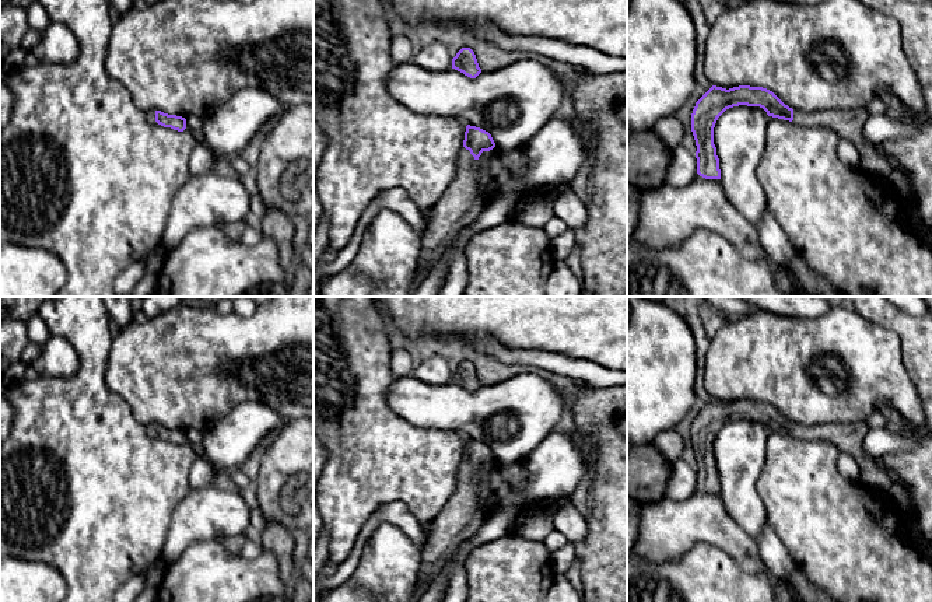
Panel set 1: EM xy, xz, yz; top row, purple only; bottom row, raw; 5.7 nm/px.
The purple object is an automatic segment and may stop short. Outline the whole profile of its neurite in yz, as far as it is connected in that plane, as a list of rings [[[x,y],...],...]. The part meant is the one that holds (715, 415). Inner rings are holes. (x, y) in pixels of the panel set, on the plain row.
[[[712,399],[697,416],[691,427],[691,445],[696,454],[697,487],[705,493],[721,493],[719,472],[714,458],[714,441],[729,421],[760,420],[768,430],[789,434],[799,440],[830,441],[840,452],[851,455],[861,470],[859,480],[868,487],[887,493],[896,477],[863,451],[863,438],[869,431],[865,420],[855,423],[827,423],[812,427],[793,424],[772,405],[763,400],[739,399],[722,402]]]

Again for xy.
[[[154,423],[147,424],[146,430],[150,437],[158,437],[164,441],[171,441],[178,445],[183,445],[186,442],[186,433],[182,430],[168,428]]]

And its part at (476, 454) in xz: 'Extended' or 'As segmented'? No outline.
Extended

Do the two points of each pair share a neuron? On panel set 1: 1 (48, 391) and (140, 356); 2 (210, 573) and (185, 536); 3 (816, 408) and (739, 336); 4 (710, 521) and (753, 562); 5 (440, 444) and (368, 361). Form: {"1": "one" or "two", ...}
{"1": "two", "2": "two", "3": "one", "4": "one", "5": "one"}

